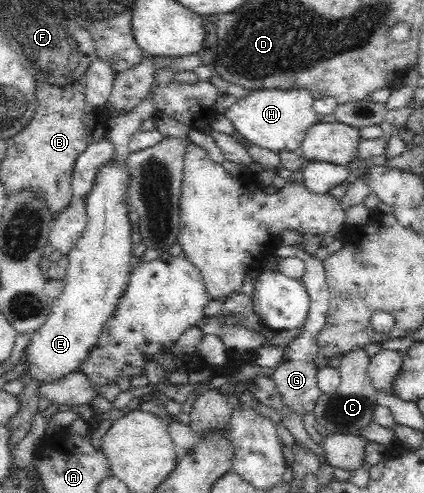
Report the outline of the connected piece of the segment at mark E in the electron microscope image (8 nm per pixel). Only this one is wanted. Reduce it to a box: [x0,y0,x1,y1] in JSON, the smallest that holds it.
[23,166,135,385]

